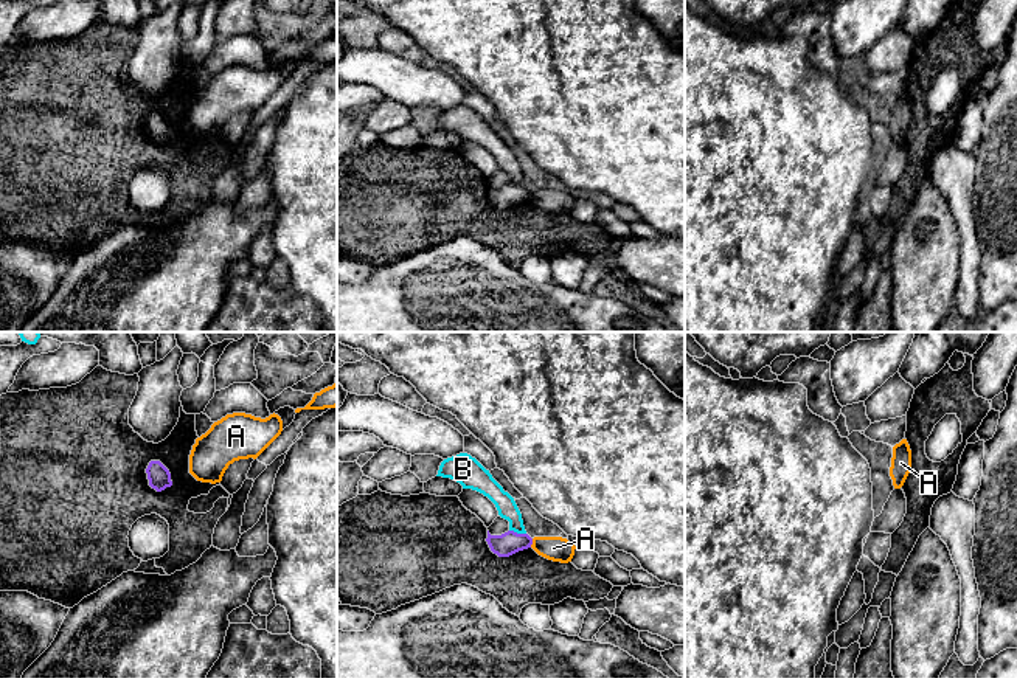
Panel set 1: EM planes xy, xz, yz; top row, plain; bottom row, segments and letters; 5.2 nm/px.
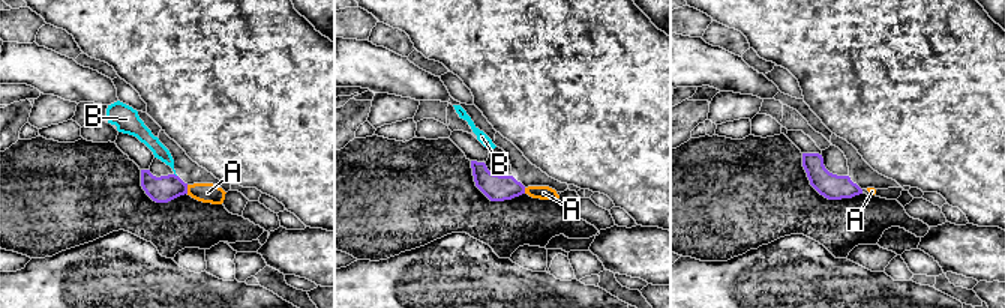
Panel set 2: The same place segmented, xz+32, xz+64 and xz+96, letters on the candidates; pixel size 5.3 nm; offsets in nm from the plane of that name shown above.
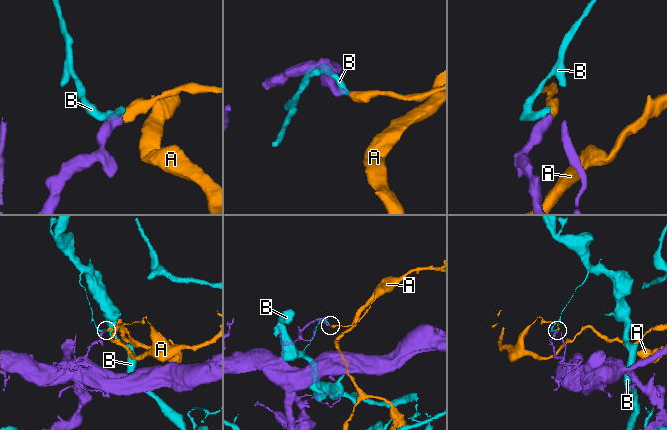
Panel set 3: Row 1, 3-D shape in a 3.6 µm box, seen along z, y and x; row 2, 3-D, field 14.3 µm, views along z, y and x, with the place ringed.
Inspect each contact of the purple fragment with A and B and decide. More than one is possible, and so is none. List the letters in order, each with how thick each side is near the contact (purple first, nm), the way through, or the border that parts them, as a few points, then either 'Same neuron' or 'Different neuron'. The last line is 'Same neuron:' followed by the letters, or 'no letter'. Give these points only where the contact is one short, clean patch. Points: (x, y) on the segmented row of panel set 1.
A: Thickness 120 nm (purple) against 130 nm. Boundary: xz (533, 539), (530, 546). Different neuron
B: Thickness 120 nm (purple) against 100 nm. Different neuron
Same neuron: no letter

